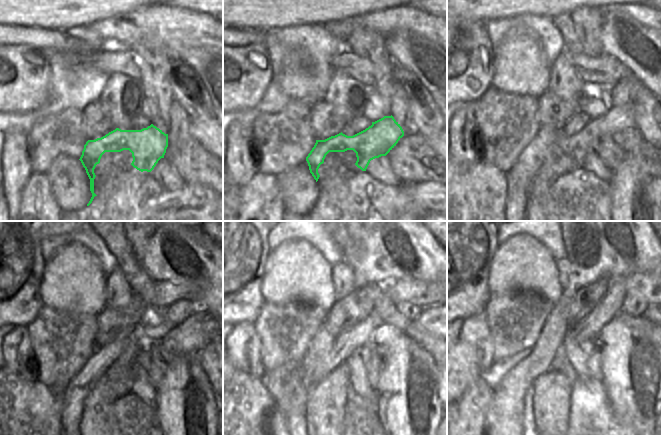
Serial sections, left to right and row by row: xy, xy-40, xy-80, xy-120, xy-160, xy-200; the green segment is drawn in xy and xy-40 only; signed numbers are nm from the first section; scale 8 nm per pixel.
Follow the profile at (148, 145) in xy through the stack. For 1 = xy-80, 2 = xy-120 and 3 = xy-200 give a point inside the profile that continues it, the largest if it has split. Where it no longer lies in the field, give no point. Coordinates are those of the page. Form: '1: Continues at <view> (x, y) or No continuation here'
1: Continues at xy-80 (622, 118)
2: Continues at xy-120 (199, 331)
3: Continues at xy-200 (650, 314)

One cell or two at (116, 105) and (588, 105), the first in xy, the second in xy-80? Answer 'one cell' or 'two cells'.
two cells

